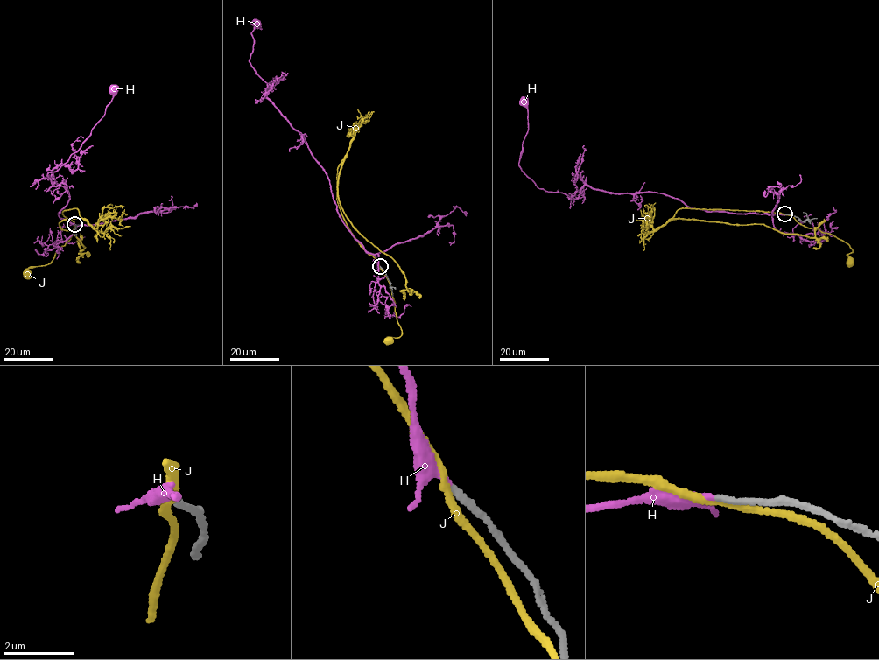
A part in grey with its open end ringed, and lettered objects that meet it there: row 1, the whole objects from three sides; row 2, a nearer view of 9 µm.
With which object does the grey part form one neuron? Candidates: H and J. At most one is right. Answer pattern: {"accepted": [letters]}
{"accepted": ["H"]}

